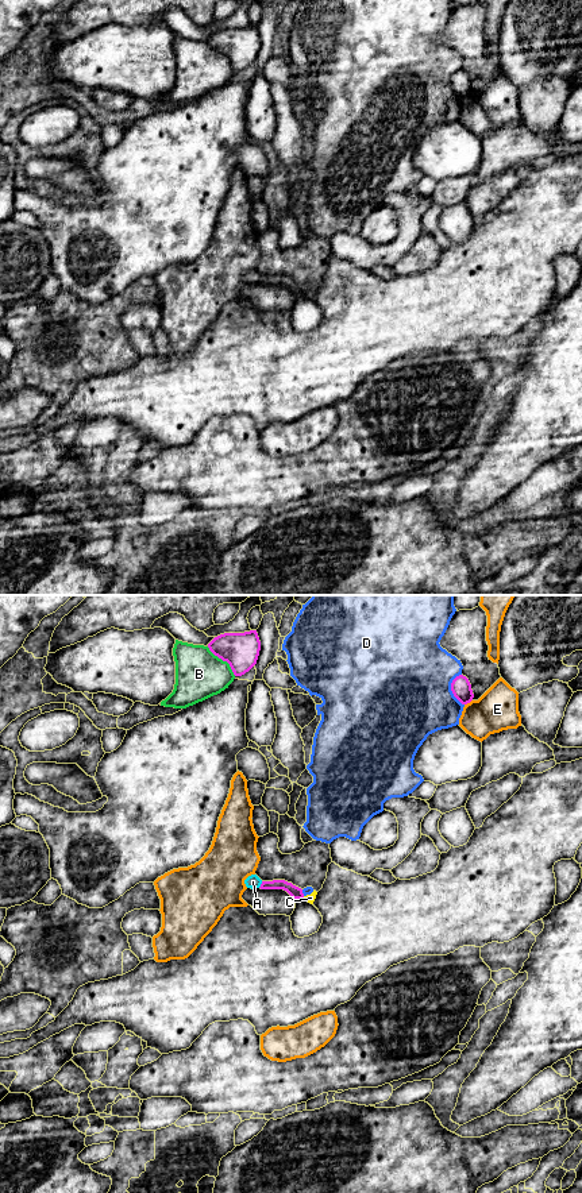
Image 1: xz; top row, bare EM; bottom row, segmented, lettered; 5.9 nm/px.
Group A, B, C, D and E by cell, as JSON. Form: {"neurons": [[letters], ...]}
{"neurons": [["A"], ["B"], ["C"], ["D"], ["E"]]}

